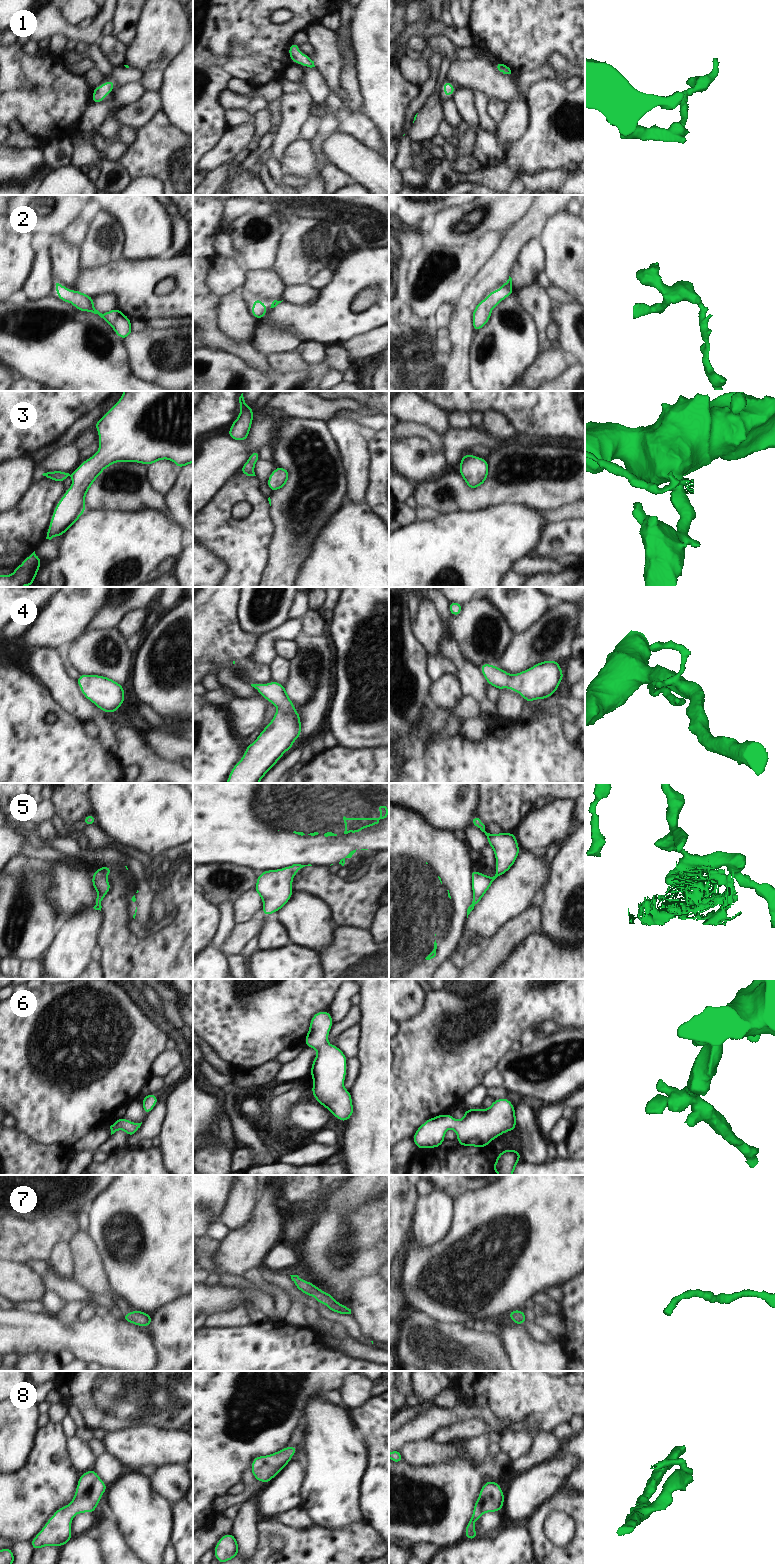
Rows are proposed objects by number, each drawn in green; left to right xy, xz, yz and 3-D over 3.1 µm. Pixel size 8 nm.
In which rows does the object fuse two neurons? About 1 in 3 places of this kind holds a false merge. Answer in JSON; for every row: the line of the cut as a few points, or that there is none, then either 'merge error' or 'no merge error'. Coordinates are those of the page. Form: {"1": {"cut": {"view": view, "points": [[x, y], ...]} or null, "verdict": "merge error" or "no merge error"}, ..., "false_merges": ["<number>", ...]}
{"1": {"cut": null, "verdict": "no merge error"}, "2": {"cut": null, "verdict": "no merge error"}, "3": {"cut": {"view": "xz", "points": [[285, 482], [282, 486]]}, "verdict": "merge error"}, "4": {"cut": null, "verdict": "no merge error"}, "5": {"cut": {"view": "xy", "points": [[95, 873], [104, 880]]}, "verdict": "merge error"}, "6": {"cut": null, "verdict": "no merge error"}, "7": {"cut": null, "verdict": "no merge error"}, "8": {"cut": null, "verdict": "no merge error"}, "false_merges": ["3", "5"]}

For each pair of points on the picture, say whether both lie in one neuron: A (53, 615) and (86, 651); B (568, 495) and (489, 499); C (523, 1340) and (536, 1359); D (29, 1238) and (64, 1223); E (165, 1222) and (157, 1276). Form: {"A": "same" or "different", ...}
{"A": "different", "B": "same", "C": "same", "D": "same", "E": "same"}

